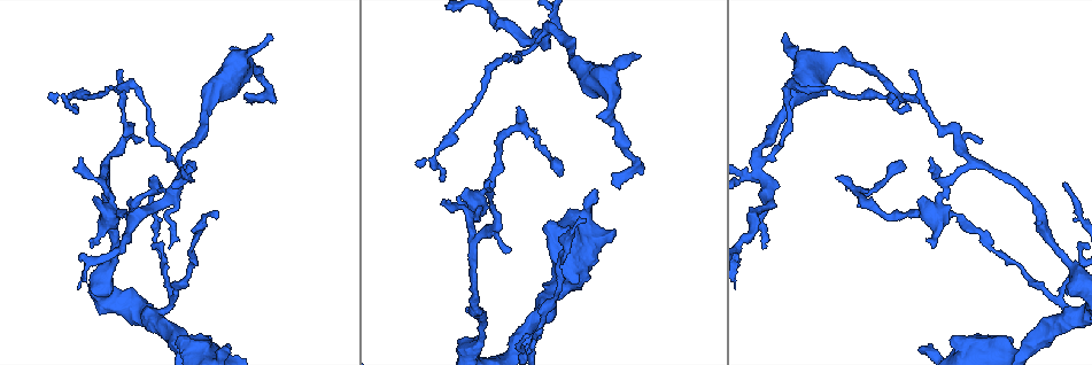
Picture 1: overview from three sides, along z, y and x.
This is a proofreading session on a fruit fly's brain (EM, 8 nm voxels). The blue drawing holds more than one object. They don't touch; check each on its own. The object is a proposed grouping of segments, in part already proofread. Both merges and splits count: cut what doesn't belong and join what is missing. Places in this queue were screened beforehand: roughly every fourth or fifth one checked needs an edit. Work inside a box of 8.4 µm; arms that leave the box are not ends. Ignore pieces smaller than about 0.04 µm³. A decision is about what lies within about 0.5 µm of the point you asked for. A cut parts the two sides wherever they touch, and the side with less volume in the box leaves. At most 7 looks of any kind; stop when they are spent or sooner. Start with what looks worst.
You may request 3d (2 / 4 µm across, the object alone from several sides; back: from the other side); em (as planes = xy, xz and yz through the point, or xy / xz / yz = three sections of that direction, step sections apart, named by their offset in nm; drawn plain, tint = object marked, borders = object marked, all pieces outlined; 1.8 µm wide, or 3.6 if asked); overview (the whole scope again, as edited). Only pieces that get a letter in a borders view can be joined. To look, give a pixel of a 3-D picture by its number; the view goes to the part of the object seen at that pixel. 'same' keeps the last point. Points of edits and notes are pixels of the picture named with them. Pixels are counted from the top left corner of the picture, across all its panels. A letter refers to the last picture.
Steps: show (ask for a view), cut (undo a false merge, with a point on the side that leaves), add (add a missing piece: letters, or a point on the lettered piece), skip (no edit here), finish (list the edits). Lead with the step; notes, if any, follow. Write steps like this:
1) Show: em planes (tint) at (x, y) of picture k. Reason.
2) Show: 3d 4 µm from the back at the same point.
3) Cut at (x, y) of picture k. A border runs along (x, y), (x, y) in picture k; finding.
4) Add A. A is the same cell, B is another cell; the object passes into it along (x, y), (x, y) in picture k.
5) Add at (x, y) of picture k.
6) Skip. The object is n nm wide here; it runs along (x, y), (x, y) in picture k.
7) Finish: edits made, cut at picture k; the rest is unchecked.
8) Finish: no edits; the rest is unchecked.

Show: em xz step 16 (plain) at (180, 160) of picture 1. Two arms at a narrow angle.

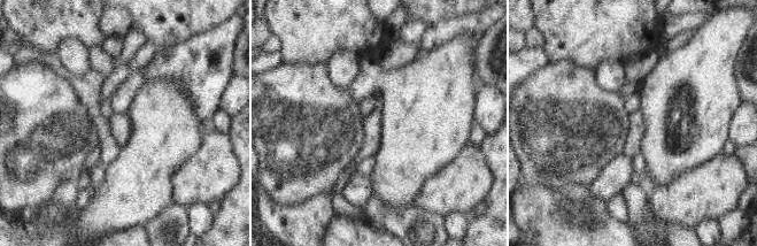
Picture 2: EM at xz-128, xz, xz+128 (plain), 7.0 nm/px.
Show: em xz step 16 (tint) at the same point. With the object marked.

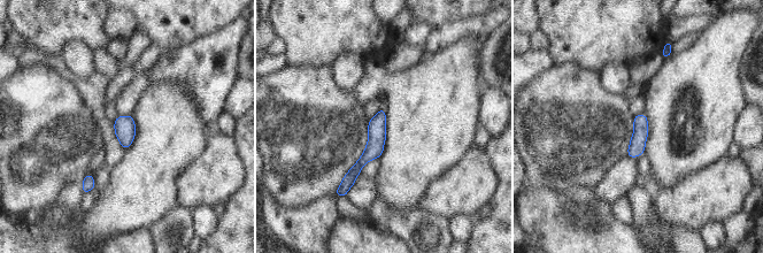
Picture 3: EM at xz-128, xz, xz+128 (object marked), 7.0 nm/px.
Show: em xz step 16 (borders) at the same point.

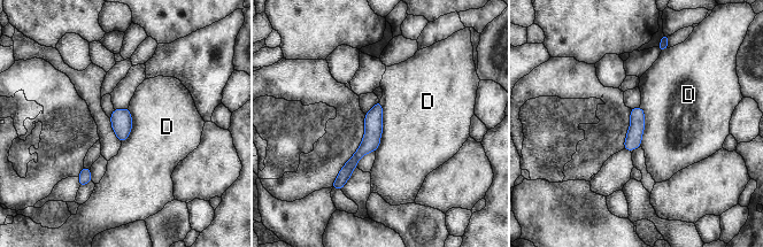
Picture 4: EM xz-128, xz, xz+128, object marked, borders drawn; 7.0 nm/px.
Skip. The object is 100 nm wide here; D is another cell; it runs along (378, 107), (371, 141), (341, 176) in picture 4; one cell here.

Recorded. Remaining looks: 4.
Show: 3d 4 µm at (917, 102) of picture 1. Thin end.

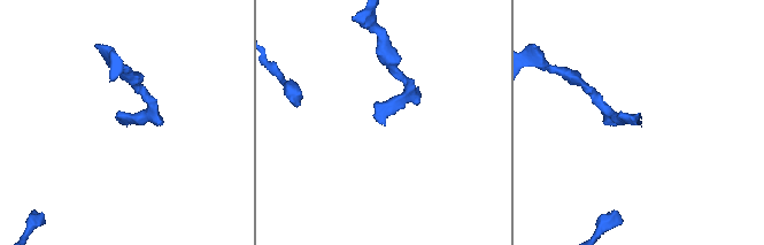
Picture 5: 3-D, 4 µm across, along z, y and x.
Show: em xz step 16 (borders) at (384, 124) of picture 5. Need the tissue.

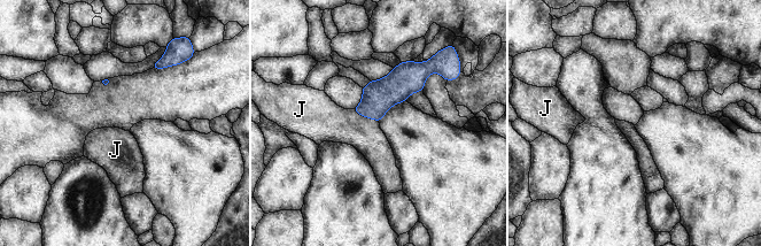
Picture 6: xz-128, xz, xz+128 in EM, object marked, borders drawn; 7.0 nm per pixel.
Add J. J is the same cell; the object passes into it along (379, 97), (367, 116), (333, 123) in picture 6; it goes on there.

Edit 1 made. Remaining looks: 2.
Show: em yz step 16 (borders) at (638, 54) of picture 1. Thin end.

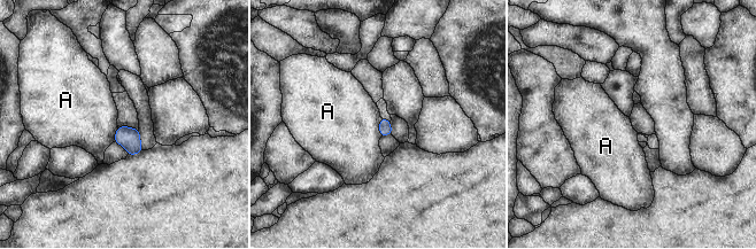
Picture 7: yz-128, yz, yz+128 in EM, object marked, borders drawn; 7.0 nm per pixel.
Show: em planes (borders) at the same point. Cut it another way.

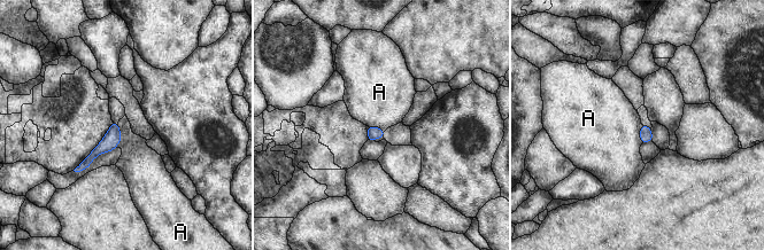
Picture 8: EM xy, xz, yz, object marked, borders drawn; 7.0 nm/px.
Skip. The longest contact is with A, 170 nm; A is another cell; no lettered piece goes on from it.

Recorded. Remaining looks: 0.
Finish: edits made, add at picture 6; the rest is unchecked.

